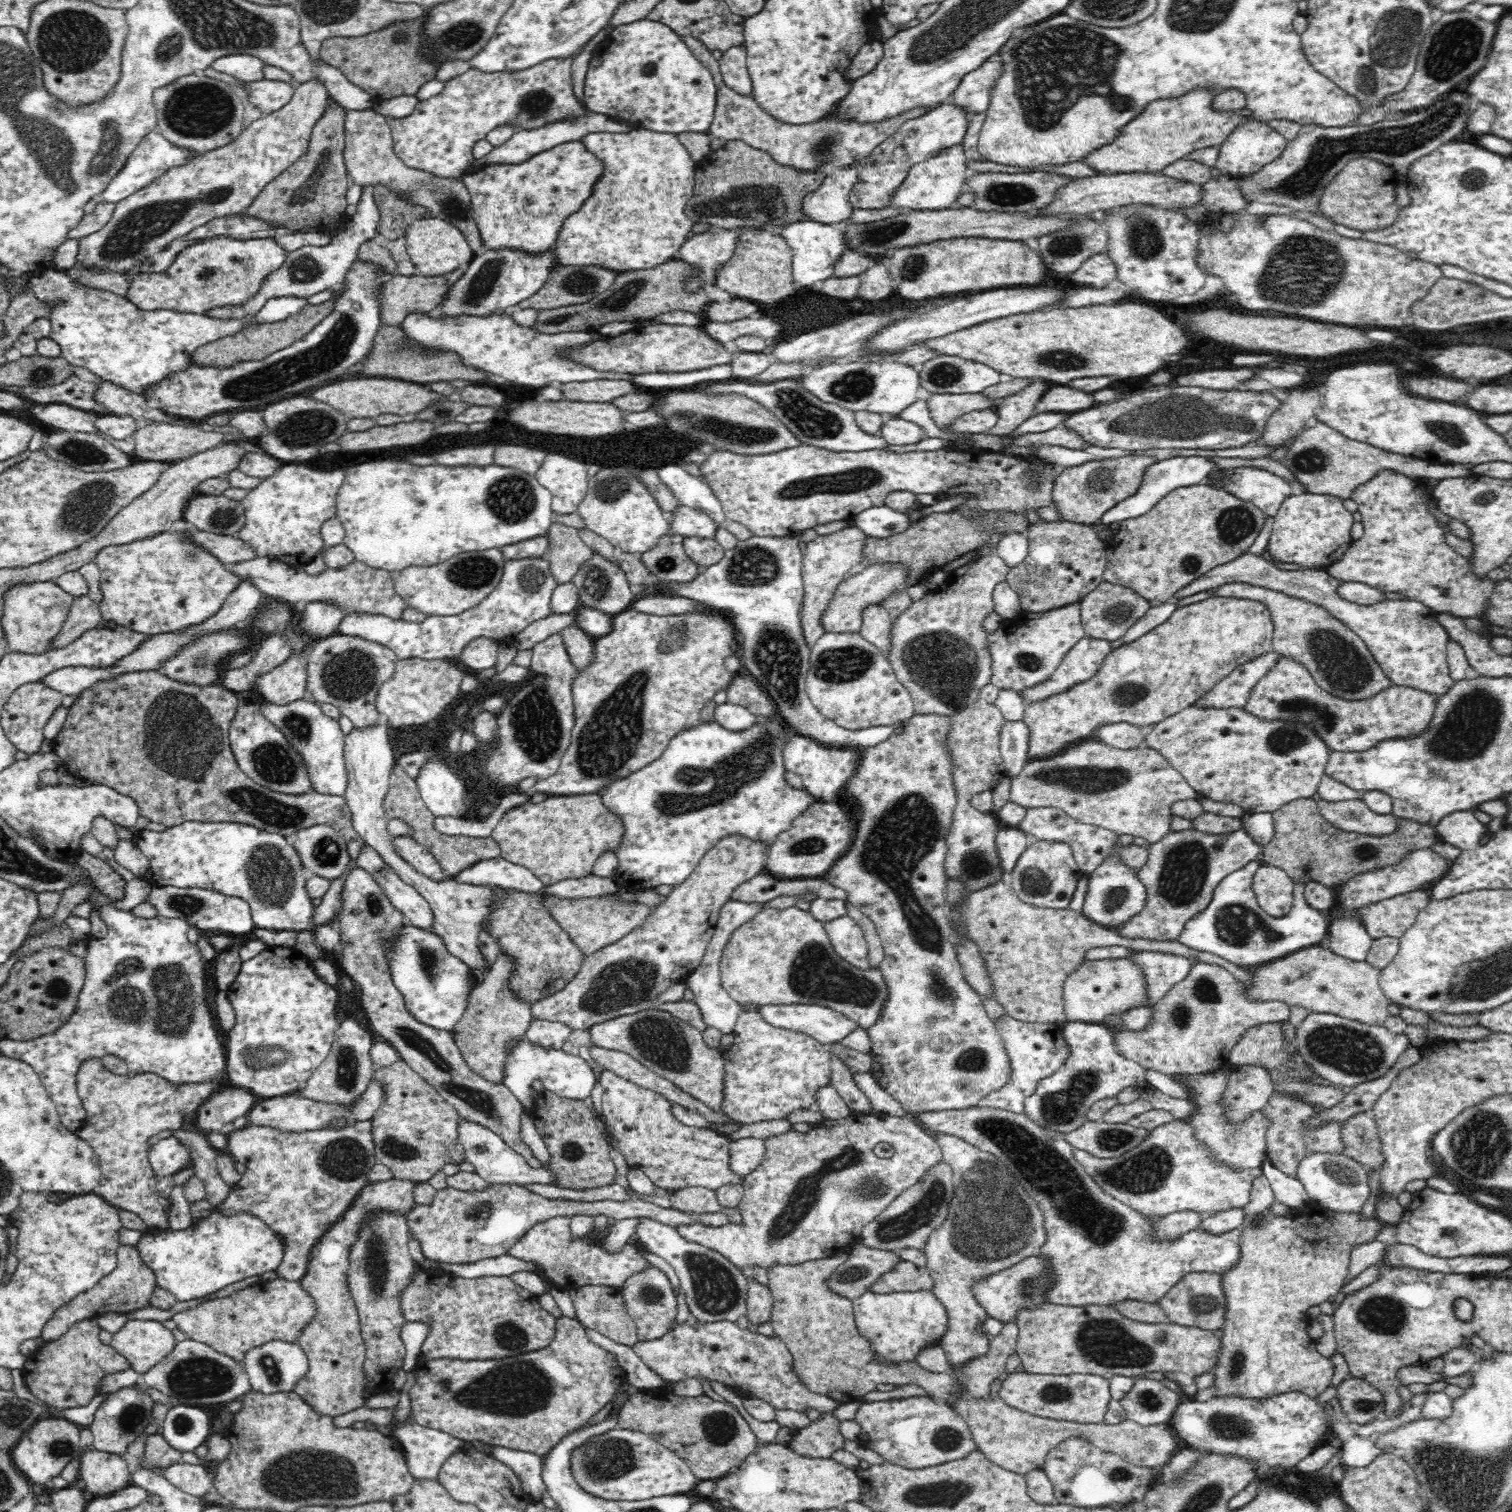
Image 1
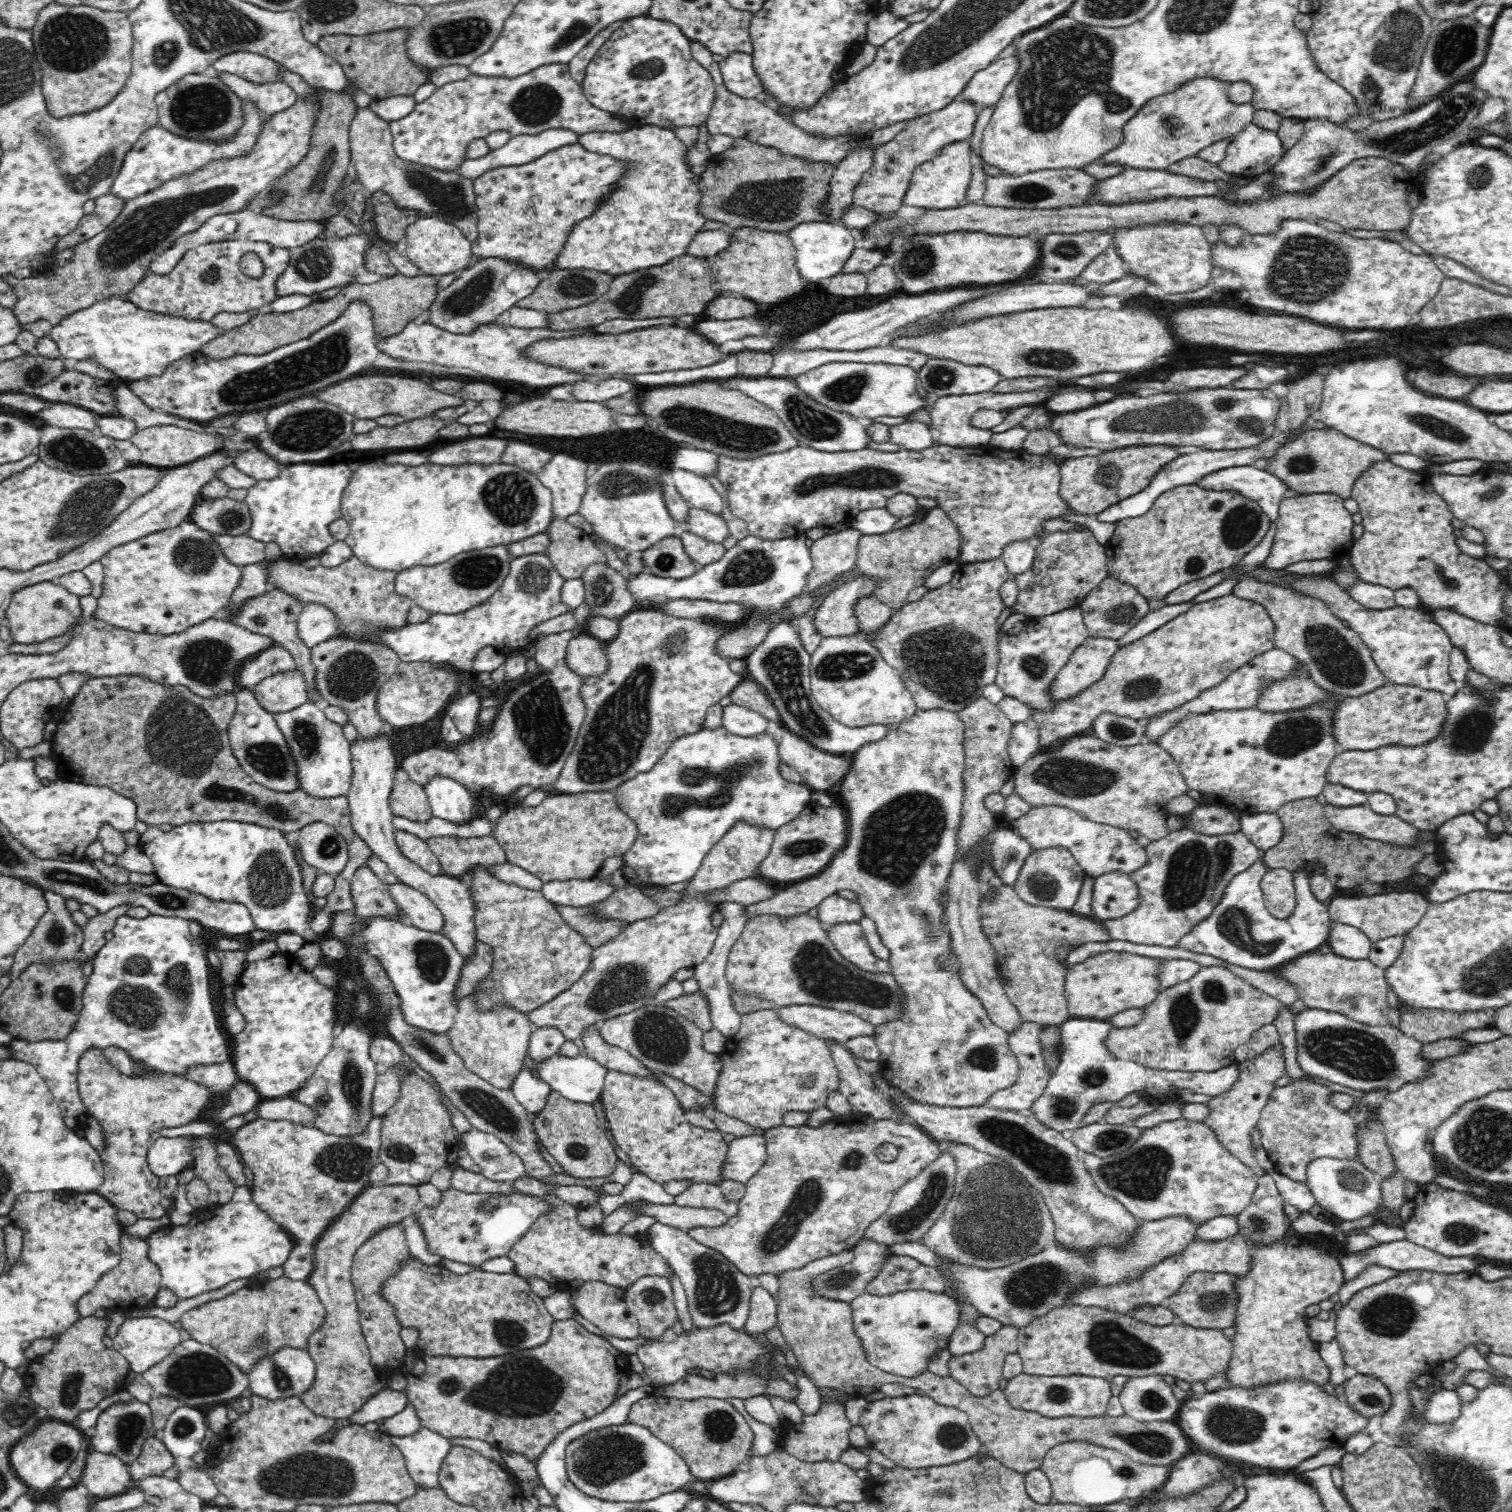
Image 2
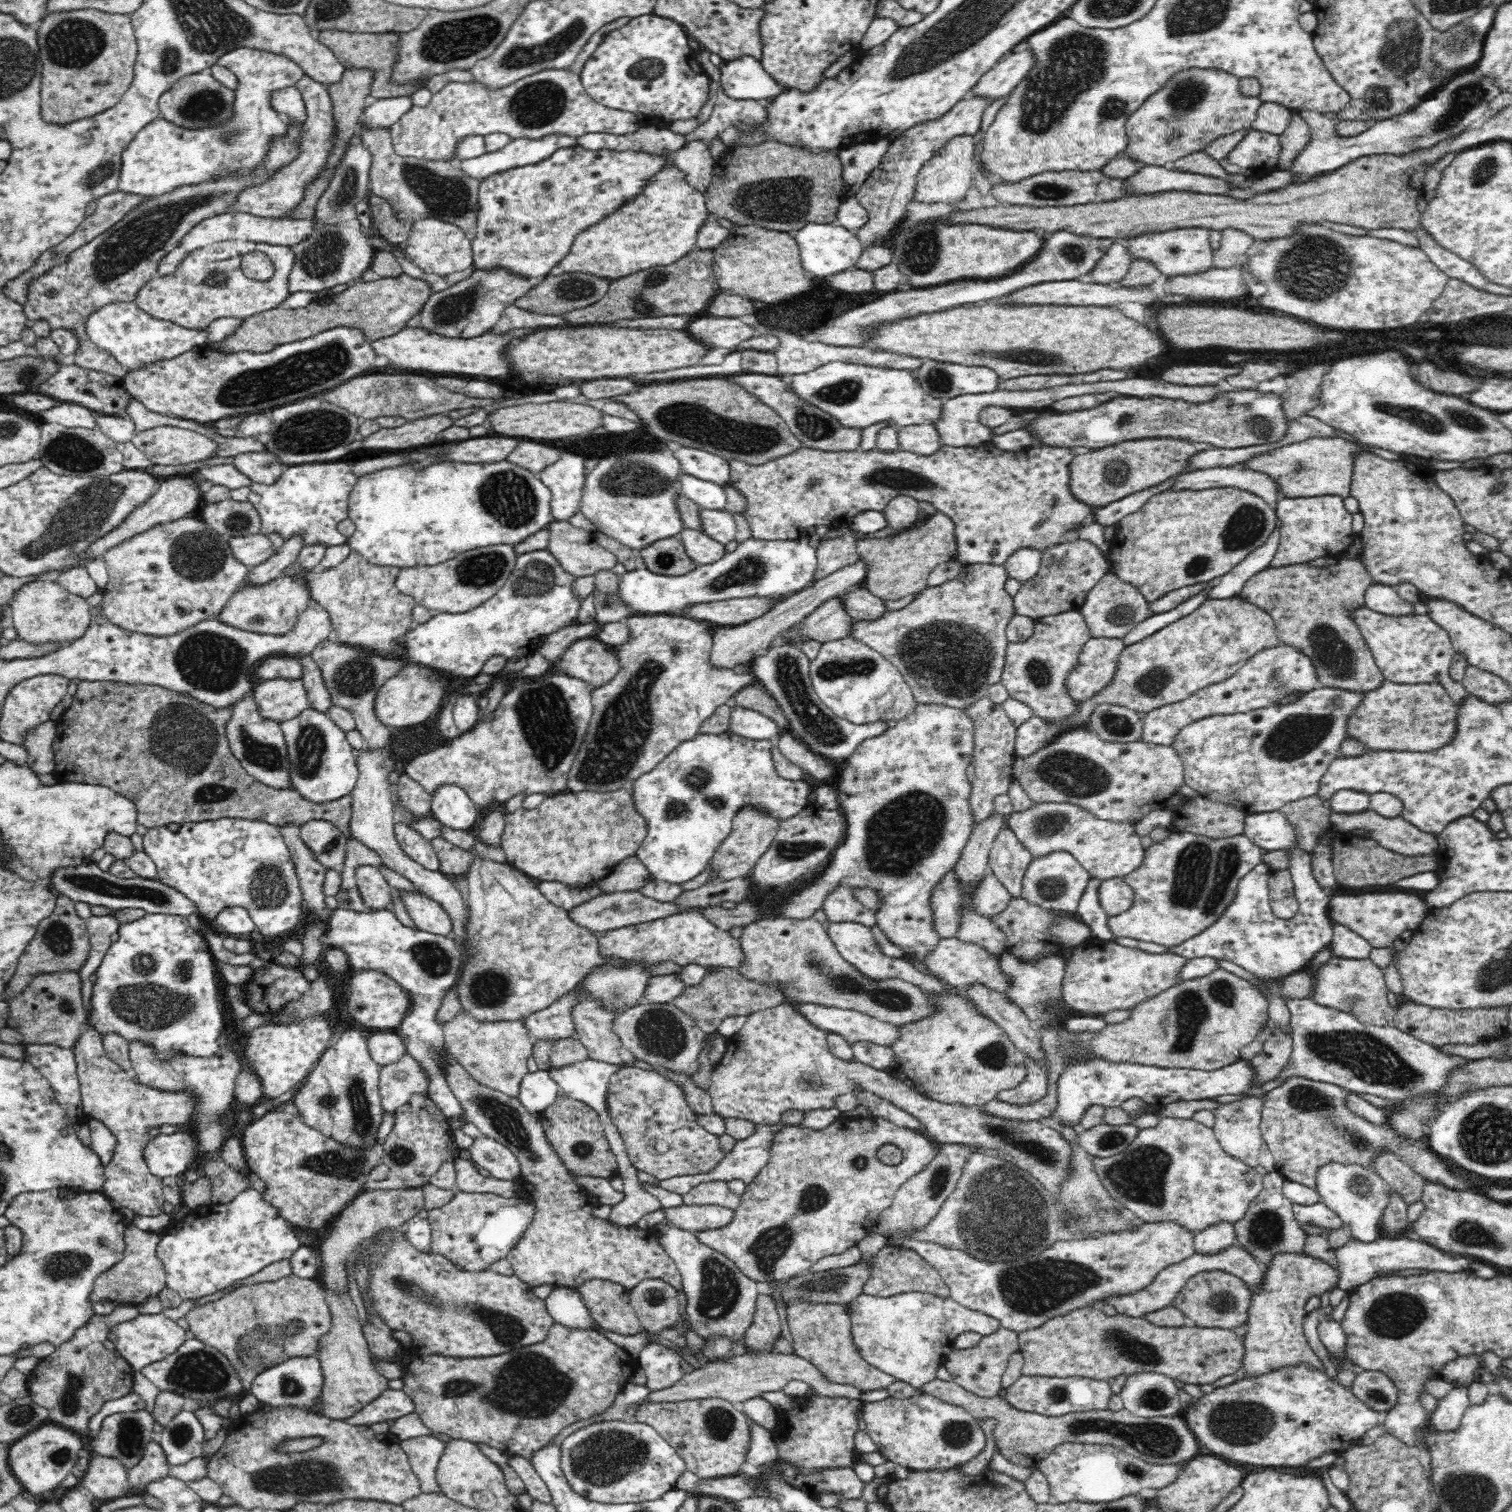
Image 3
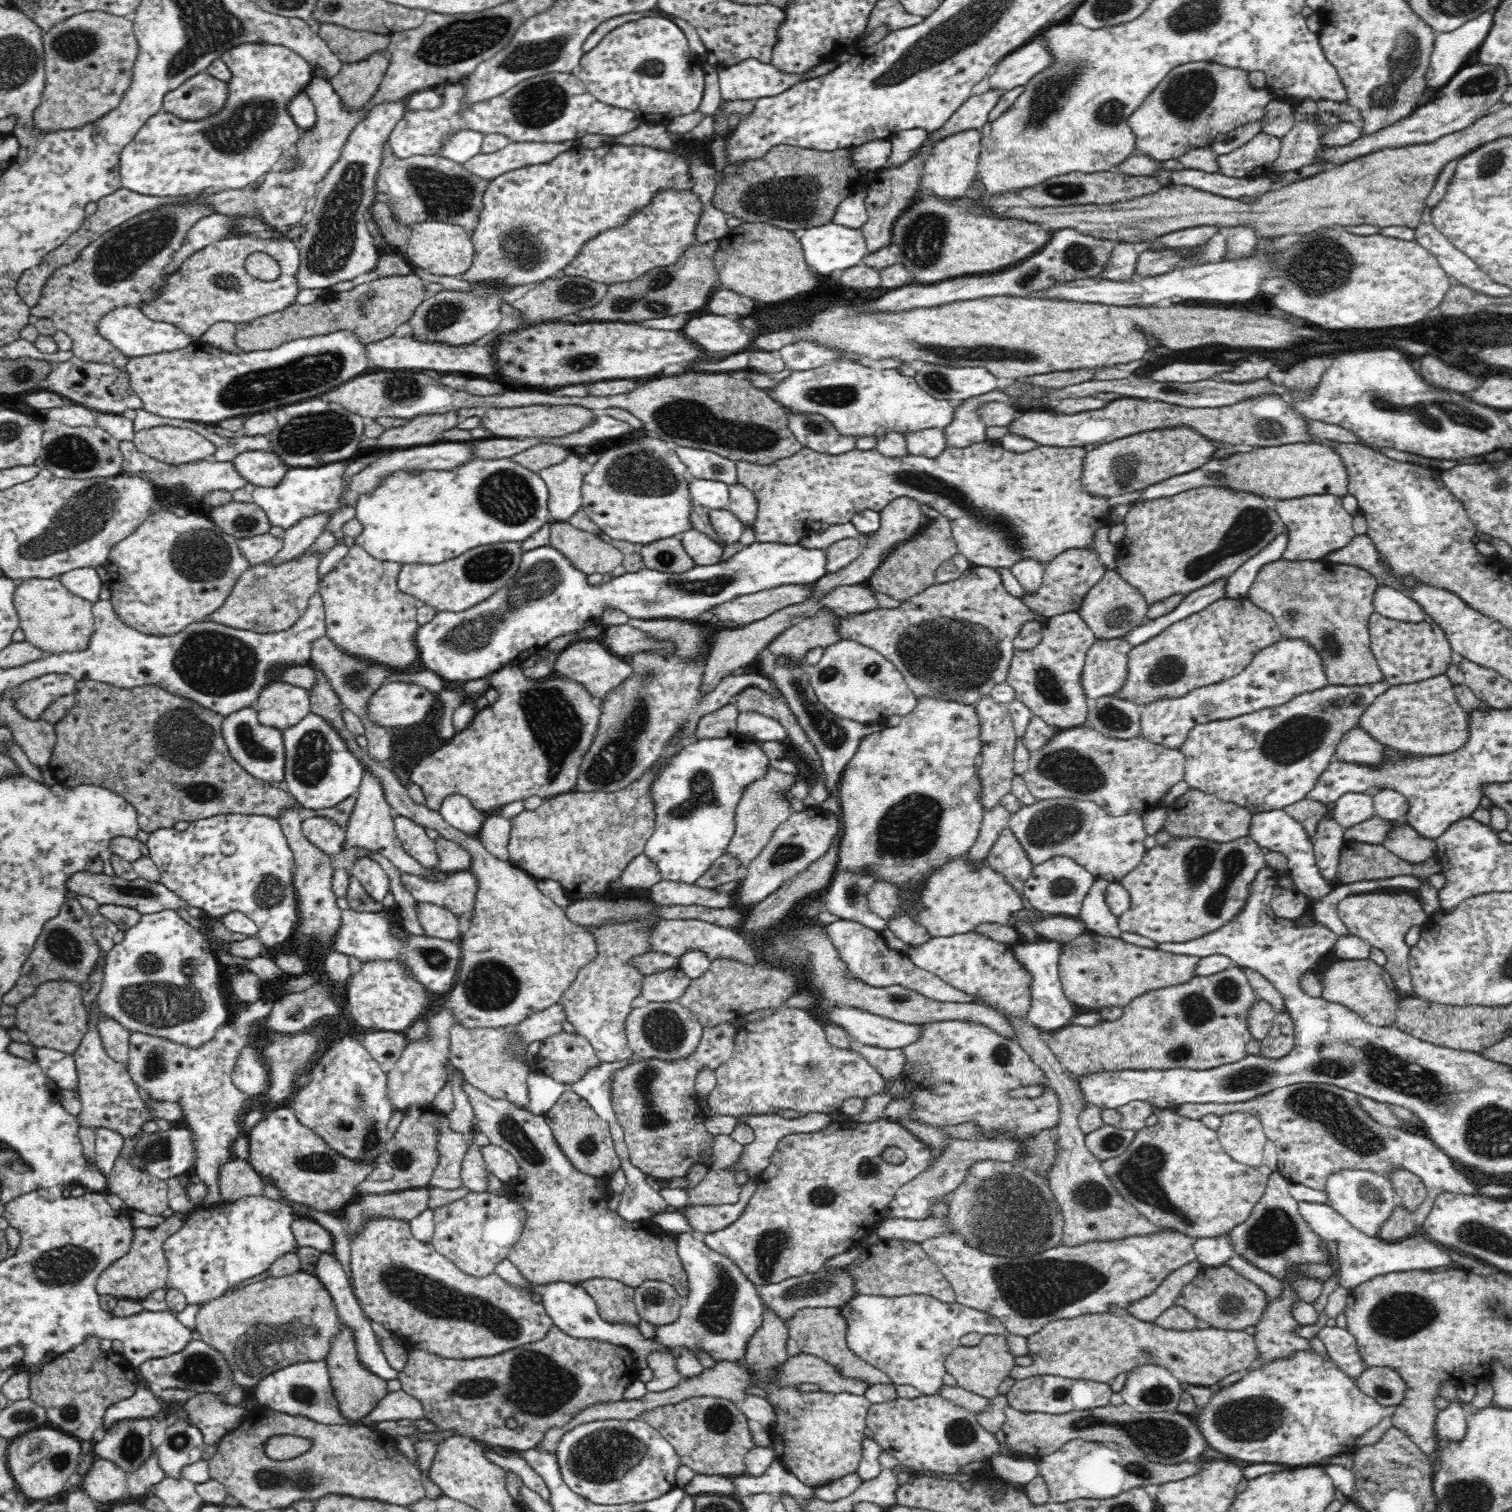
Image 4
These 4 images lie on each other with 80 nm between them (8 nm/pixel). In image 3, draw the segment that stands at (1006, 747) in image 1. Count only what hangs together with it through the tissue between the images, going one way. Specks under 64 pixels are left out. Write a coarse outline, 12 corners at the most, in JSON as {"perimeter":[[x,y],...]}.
{"perimeter":[[1034,715],[1017,729],[1016,756],[1029,757],[1056,735]]}

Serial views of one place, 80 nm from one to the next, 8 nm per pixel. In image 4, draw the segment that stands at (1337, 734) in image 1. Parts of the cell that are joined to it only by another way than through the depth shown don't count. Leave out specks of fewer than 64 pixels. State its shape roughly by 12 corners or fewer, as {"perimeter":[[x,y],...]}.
{"perimeter":[[1440,674],[1392,685],[1361,714],[1378,742],[1423,756],[1470,738]]}

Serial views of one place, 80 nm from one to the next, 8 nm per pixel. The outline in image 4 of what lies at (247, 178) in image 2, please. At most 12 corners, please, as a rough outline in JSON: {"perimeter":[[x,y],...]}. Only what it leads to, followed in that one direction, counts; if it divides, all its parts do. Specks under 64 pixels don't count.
{"perimeter":[[166,205],[94,240],[31,314],[88,362],[126,366],[99,320],[139,307],[212,211]]}

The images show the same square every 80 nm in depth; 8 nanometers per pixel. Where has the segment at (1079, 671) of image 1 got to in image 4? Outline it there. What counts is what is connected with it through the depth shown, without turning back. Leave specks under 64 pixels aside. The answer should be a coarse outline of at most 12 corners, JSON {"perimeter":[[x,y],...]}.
{"perimeter":[[1125,638],[1096,639],[1082,671],[1087,698],[1128,678]]}

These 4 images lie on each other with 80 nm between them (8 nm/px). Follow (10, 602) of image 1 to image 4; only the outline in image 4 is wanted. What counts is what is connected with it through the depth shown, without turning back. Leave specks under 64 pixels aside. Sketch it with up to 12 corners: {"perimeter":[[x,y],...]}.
{"perimeter":[[60,580],[20,581],[20,629],[52,654],[87,649],[93,602]]}

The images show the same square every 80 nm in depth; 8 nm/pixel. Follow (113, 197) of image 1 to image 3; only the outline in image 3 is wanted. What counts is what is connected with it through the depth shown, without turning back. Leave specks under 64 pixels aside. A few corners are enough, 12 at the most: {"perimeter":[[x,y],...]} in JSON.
{"perimeter":[[248,47],[233,115],[178,126],[161,115],[121,154],[119,190],[157,197],[259,170],[290,123],[276,91],[306,75]]}

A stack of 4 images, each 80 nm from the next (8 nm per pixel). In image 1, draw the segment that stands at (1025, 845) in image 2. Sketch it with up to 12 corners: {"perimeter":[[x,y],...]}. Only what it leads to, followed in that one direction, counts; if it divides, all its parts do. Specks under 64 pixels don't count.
{"perimeter":[[1014,826],[996,833],[1003,875],[1012,874],[1030,836]]}

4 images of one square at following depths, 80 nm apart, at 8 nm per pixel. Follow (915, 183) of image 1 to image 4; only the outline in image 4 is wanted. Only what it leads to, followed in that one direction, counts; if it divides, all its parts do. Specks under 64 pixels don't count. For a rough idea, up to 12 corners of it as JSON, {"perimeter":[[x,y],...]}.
{"perimeter":[[981,129],[932,144],[920,193],[962,198],[977,176]]}

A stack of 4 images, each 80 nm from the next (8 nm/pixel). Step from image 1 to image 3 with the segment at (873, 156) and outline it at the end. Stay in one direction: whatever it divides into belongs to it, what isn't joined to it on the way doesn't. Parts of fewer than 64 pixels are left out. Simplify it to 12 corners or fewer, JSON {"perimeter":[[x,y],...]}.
{"perimeter":[[969,95],[892,141],[856,194],[866,246],[889,245],[917,174],[950,138],[978,136],[992,101]]}

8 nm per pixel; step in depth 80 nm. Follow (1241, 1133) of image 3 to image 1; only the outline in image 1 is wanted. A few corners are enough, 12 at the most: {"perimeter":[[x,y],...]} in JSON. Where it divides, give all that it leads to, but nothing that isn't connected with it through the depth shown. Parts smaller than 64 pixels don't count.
{"perimeter":[[1229,1065],[1218,1103],[1237,1127],[1275,1091],[1270,1069]]}

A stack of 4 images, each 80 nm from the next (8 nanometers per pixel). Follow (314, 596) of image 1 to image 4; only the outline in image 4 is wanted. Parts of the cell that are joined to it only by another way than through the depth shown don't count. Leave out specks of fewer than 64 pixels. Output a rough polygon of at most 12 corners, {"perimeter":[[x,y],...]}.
{"perimeter":[[354,544],[320,581],[326,635],[395,672],[420,661],[400,562]]}

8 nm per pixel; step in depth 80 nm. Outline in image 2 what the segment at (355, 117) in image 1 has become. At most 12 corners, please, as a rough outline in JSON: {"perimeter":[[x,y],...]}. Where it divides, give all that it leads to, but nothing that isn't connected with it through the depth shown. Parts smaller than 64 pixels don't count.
{"perimeter":[[362,108],[351,168],[398,209],[477,240],[475,179],[400,158],[389,122]]}

